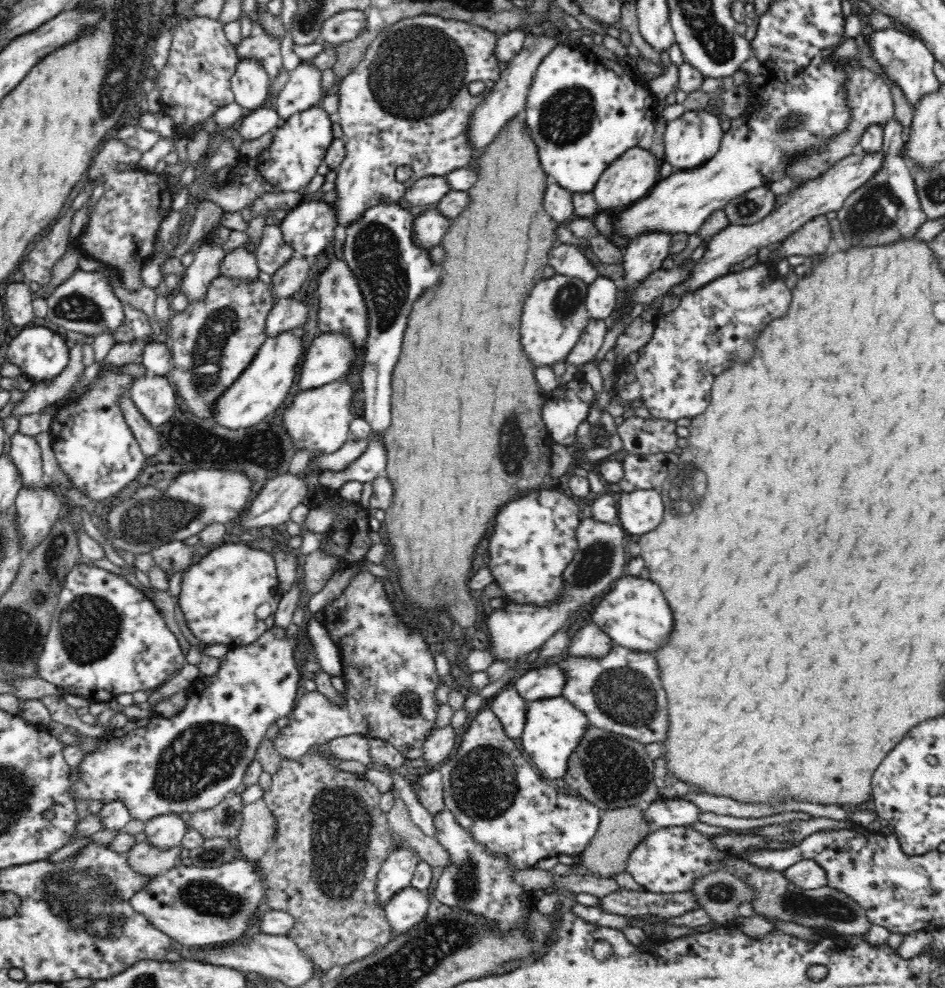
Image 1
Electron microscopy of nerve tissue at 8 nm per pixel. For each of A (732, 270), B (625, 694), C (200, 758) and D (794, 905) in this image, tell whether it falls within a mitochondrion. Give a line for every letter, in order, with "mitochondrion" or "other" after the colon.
A: other
B: mitochondrion
C: mitochondrion
D: mitochondrion

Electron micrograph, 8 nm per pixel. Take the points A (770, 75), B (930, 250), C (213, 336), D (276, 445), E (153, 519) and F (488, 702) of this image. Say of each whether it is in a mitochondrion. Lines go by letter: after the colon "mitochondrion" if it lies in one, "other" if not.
A: other
B: other
C: mitochondrion
D: other
E: mitochondrion
F: other

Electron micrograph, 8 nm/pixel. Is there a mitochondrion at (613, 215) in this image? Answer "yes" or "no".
no

